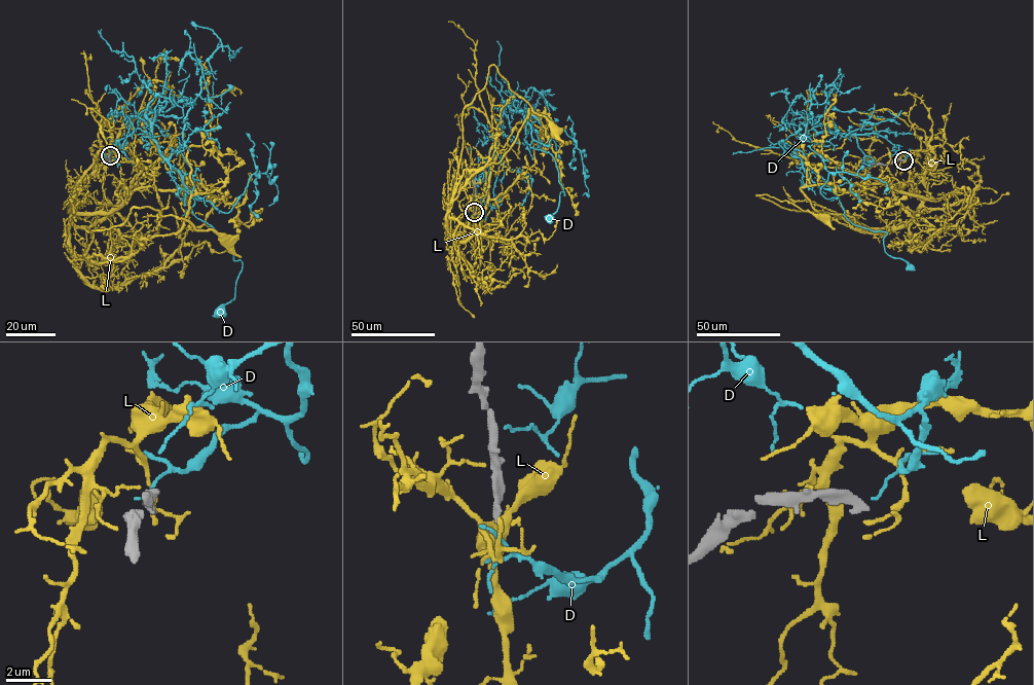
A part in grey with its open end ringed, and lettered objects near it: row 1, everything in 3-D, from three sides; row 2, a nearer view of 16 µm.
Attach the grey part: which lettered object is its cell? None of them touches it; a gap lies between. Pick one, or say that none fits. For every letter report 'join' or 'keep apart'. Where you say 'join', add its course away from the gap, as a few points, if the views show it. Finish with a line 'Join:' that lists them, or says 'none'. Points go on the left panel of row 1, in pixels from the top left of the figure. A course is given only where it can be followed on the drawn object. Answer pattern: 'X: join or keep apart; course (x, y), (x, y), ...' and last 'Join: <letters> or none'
D: keep apart
L: keep apart
Join: none

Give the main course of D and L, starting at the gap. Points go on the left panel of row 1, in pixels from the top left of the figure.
D: (110, 154), (126, 145), (126, 116), (150, 121), (192, 213), (242, 263), (220, 311)
L: (110, 157), (113, 141), (76, 197), (76, 255), (93, 230), (120, 225), (143, 207), (227, 241)

